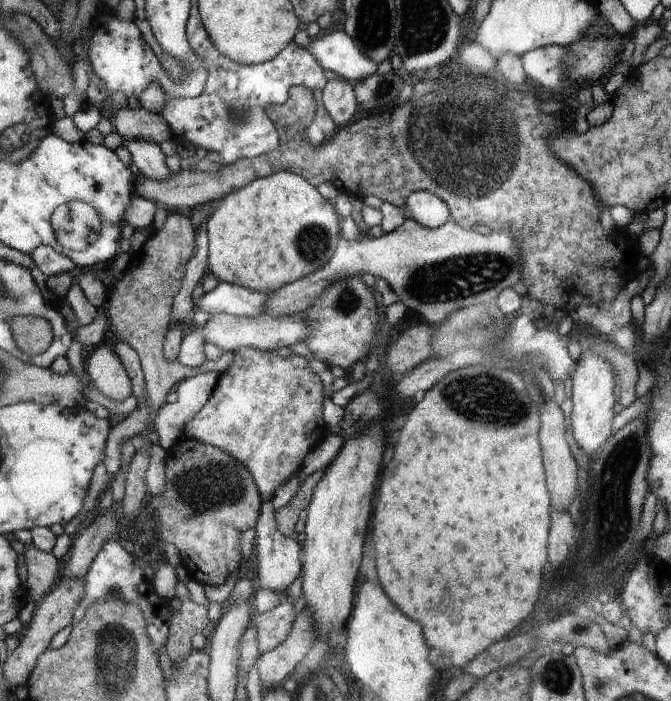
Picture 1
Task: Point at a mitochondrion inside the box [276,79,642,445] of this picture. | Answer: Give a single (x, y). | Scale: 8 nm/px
(482, 168)

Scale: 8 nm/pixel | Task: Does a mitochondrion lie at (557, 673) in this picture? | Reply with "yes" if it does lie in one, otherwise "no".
yes

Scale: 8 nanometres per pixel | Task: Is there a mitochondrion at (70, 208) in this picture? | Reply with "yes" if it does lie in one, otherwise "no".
yes

